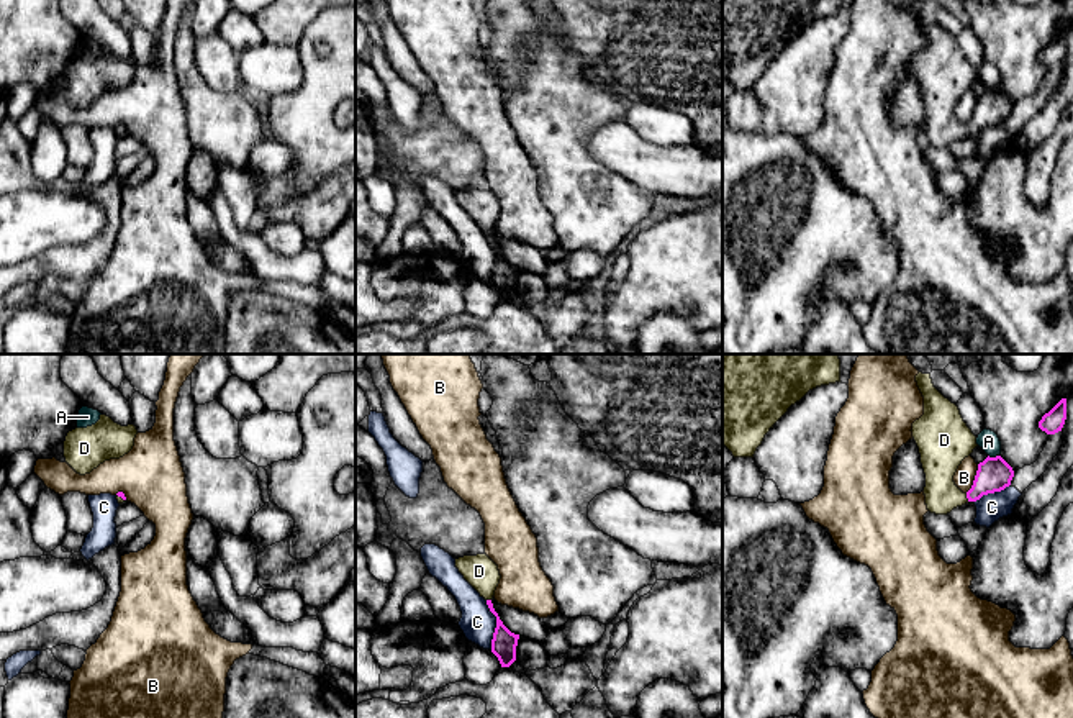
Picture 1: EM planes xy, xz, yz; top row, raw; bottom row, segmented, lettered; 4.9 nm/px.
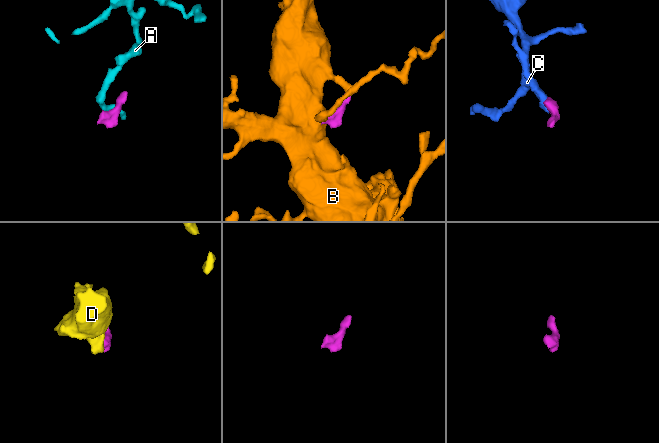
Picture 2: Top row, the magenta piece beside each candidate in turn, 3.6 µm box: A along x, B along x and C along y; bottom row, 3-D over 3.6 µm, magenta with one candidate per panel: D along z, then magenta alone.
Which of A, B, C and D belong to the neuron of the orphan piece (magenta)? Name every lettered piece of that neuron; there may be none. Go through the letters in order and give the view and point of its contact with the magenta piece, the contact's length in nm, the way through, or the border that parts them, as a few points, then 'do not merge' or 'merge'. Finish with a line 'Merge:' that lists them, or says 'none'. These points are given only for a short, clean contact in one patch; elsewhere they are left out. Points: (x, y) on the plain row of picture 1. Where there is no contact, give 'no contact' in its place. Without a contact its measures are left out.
A: meets magenta in yz at (993, 90); contact 60 nm long; border along yz (988, 87), (998, 89); do not merge
B: meets magenta in yz at (975, 112); contact 160 nm long; do not merge
C: meets magenta in xz at (497, 258); contact 240 nm long; border along xz (485, 233), (495, 249), (492, 281); do not merge
D: meets magenta in yz at (967, 130); contact 40 nm long; runs through yz (995, 107), (967, 130), (941, 112), (941, 87); merge
Merge: D

